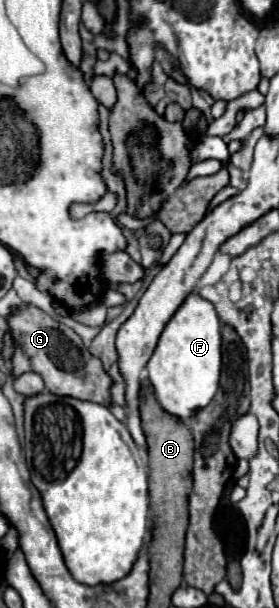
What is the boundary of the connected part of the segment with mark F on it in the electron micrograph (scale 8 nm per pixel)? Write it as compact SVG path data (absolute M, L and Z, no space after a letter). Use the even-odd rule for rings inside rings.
M191 291L175 315L165 325L155 353L149 363L149 381L155 387L155 395L159 405L187 421L197 409L209 405L219 389L221 375L221 323L215 307L203 299L199 293Z

